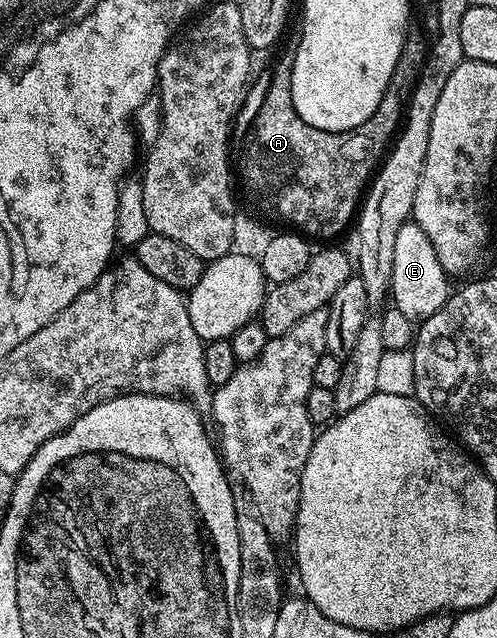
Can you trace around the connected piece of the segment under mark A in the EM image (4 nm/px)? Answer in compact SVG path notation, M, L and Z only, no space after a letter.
M287 27L284 33L284 39L281 41L280 48L286 53L279 58L275 64L272 64L274 71L274 88L270 88L270 96L266 96L266 104L262 104L262 112L258 115L258 120L254 120L254 124L250 124L250 132L246 132L246 136L242 136L242 140L238 140L238 161L232 165L232 168L242 168L242 184L236 189L237 195L246 203L245 211L250 216L257 218L263 222L269 222L273 225L277 221L283 222L283 229L289 230L293 222L301 225L301 235L312 238L319 236L322 242L326 242L329 236L334 236L337 232L342 232L346 228L346 223L355 219L356 213L360 208L360 201L363 199L364 193L376 171L381 165L384 157L387 155L388 149L391 147L392 141L395 139L396 133L399 131L400 125L404 120L404 100L394 100L394 96L384 94L384 98L380 98L380 106L376 106L374 116L368 118L368 122L364 122L358 128L353 128L347 132L325 132L324 130L316 130L312 126L308 126L308 122L304 122L304 118L300 118L300 114L296 114L296 110L292 106L292 94L290 93L290 75L292 74L292 66L294 65L294 51L300 46L301 31L297 27Z

